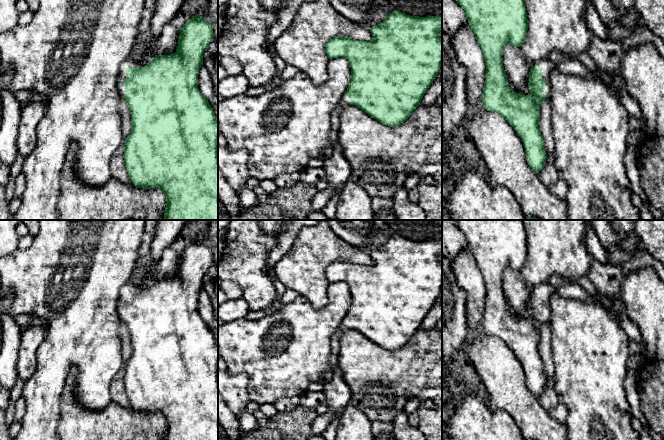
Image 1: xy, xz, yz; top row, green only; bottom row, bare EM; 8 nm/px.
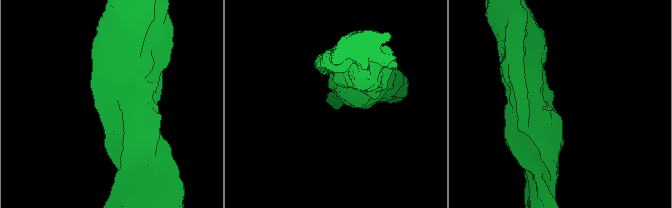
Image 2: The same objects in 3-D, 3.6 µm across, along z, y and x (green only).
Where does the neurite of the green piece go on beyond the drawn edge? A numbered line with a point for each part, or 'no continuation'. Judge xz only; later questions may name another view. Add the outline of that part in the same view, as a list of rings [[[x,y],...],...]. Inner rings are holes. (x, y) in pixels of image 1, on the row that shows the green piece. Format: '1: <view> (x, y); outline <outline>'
1: xz (345, 101); outline [[[346,95],[344,98],[340,100],[338,107],[344,108],[347,105],[350,105],[349,95]]]

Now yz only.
1: yz (617, 84); outline [[[546,60],[540,61],[535,65],[538,65],[542,69],[542,79],[546,81],[546,88],[541,91],[544,95],[547,95],[551,91],[551,72],[553,69],[586,79],[600,79],[606,83],[611,91],[618,97],[621,97],[626,92],[626,81],[620,74],[611,77],[600,70],[591,71],[577,60],[568,60],[558,64]]]

